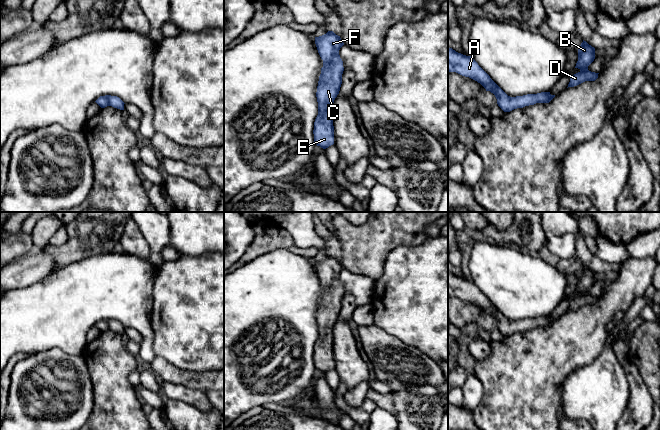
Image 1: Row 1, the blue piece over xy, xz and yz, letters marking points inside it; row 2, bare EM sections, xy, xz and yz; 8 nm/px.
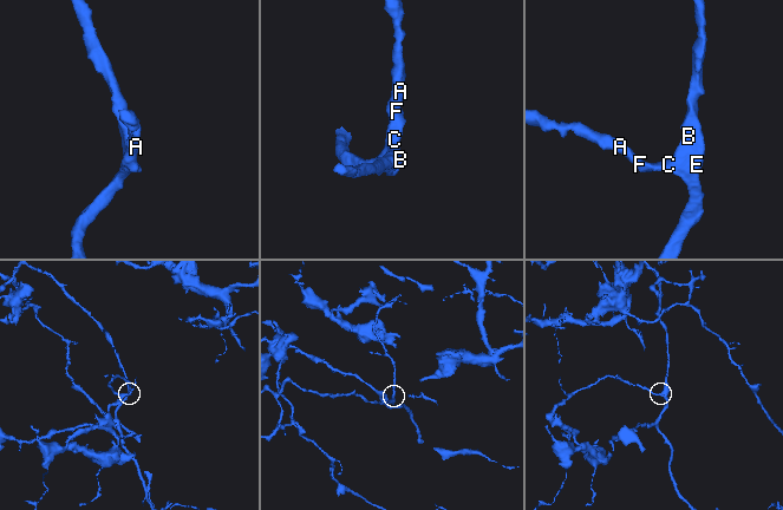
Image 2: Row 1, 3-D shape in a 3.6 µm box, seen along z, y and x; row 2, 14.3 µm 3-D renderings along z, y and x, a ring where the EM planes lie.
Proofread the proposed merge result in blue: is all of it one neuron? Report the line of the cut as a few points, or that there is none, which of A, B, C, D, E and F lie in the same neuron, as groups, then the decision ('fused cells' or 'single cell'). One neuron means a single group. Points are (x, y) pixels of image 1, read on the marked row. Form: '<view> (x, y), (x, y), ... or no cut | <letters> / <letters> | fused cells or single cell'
no cut | A B C D E F | single cell

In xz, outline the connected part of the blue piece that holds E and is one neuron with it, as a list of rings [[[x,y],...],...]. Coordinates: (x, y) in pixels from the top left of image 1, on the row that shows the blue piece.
[[[333,31],[315,37],[323,67],[317,86],[318,115],[314,122],[314,142],[323,149],[334,144],[333,103],[339,94],[344,71],[339,50],[344,45],[340,36]]]

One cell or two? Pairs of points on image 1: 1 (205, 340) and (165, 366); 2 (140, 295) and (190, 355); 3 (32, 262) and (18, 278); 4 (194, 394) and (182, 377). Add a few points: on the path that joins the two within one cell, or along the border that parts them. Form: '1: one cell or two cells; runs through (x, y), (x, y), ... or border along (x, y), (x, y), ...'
1: two cells; border along (156, 356), (166, 359), (179, 368), (192, 371)
2: two cells; border along (154, 285), (150, 315), (153, 331)
3: one cell; runs through (30, 266), (22, 274)
4: two cells; border along (166, 381), (196, 388), (205, 393)

